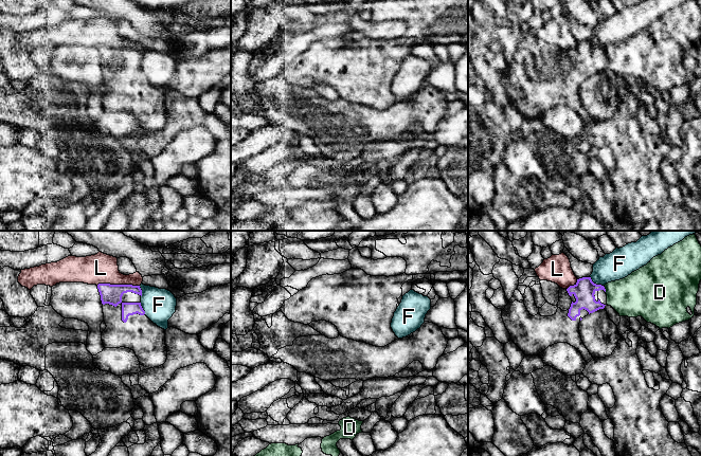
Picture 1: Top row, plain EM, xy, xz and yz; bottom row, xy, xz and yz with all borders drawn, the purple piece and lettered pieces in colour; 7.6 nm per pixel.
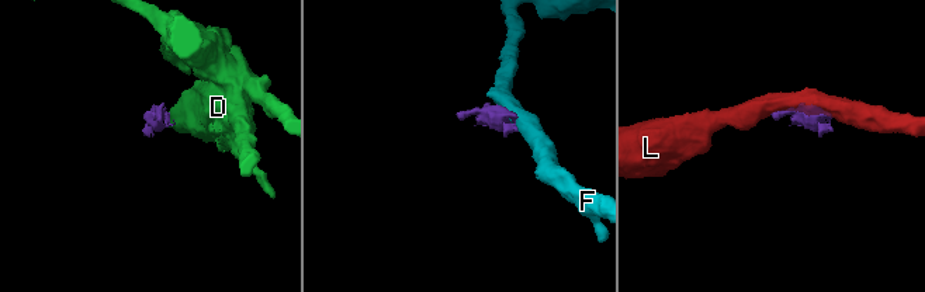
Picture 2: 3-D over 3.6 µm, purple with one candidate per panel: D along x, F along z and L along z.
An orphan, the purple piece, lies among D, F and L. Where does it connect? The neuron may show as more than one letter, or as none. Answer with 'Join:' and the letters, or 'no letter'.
Join: no letter

